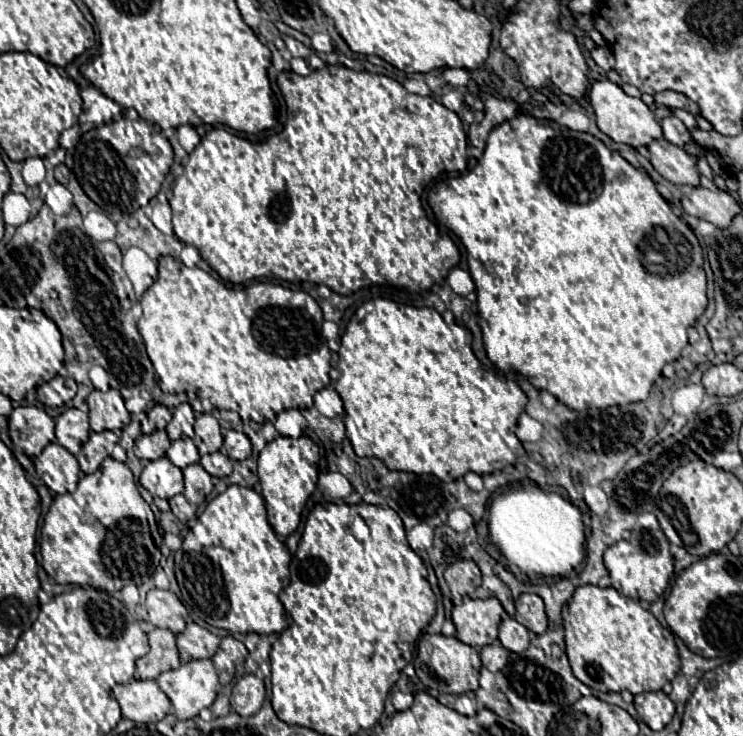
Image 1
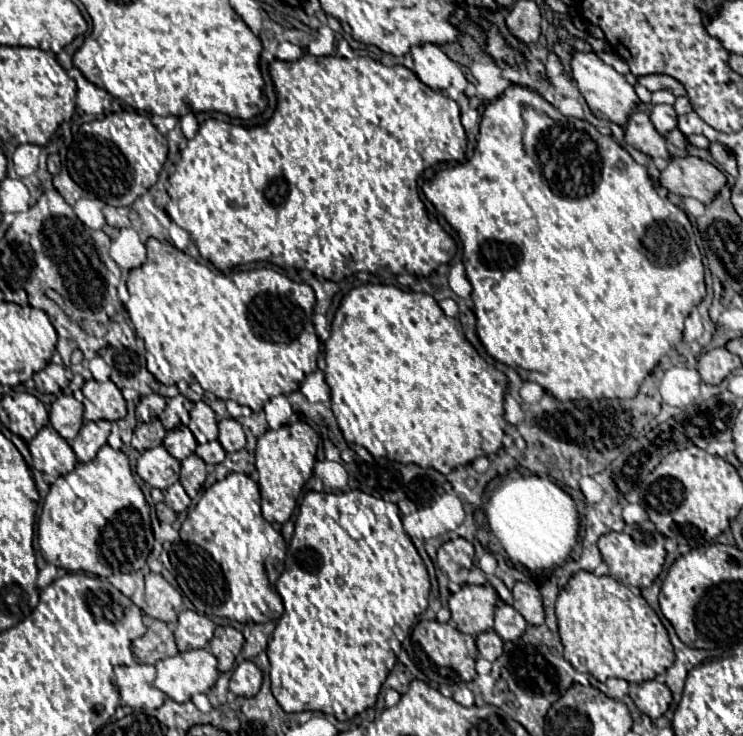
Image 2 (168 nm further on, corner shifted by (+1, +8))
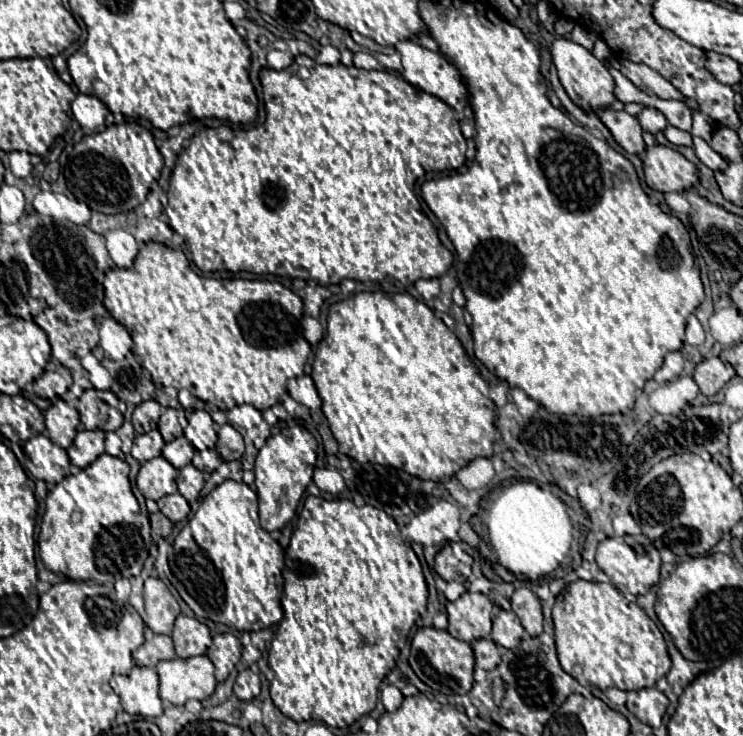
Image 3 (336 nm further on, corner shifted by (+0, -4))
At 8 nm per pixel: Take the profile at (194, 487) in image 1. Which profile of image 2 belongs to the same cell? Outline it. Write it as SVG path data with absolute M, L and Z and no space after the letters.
M190 454L188 458L182 460L182 470L180 470L180 484L184 486L186 494L192 498L192 500L198 500L200 498L200 492L202 492L202 484L206 480L206 464L202 458L198 458L196 454Z

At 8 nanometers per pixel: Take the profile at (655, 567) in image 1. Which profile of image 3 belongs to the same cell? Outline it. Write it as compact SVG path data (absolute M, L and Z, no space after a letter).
M607 538L603 540L599 546L597 546L597 564L599 568L611 578L611 584L625 592L625 586L627 590L633 594L633 596L639 596L639 594L647 594L657 582L659 582L659 568L661 568L661 558L659 558L659 552L653 548L649 550L649 554L639 554L625 542L617 540L617 538Z

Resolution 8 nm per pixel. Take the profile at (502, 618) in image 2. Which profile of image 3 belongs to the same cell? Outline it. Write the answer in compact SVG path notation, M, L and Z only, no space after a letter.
M497 612L493 618L493 630L491 630L491 638L495 644L503 646L503 648L517 648L521 644L525 630L519 622L519 618L513 612Z

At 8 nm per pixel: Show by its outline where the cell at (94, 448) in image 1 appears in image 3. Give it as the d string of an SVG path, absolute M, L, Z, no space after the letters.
M81 430L73 444L67 448L71 464L77 468L87 468L105 452L105 432L103 430Z

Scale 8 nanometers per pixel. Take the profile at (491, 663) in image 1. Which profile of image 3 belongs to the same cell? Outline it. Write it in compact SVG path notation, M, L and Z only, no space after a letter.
M483 638L483 640L475 640L473 644L473 652L475 652L475 664L483 670L493 670L497 668L497 664L501 662L501 654L495 646L495 642Z

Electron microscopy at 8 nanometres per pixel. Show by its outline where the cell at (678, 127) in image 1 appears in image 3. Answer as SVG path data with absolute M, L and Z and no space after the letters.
M645 108L639 116L637 116L641 128L645 132L651 132L651 134L657 134L657 132L663 132L667 128L667 118L663 112L655 110L655 108Z

